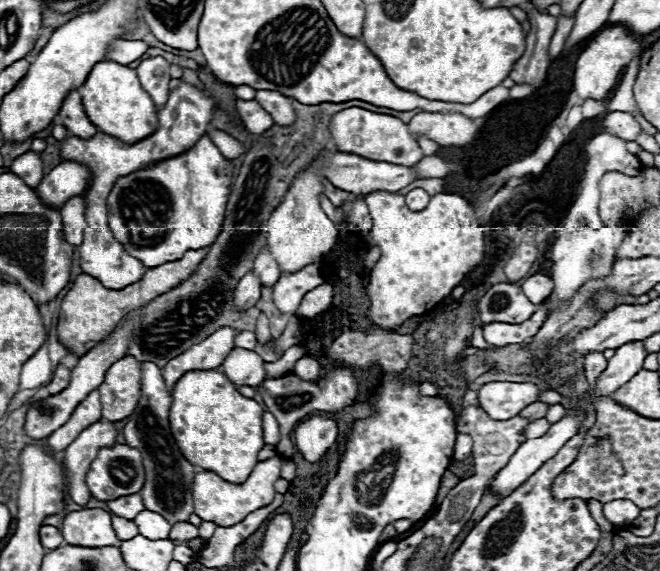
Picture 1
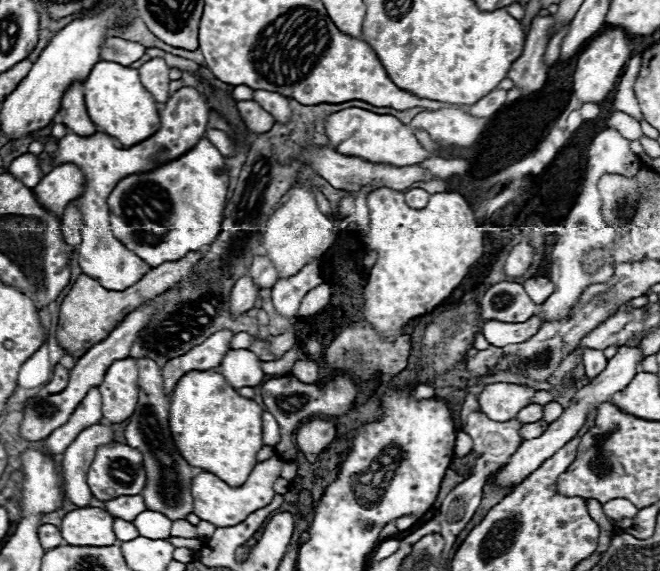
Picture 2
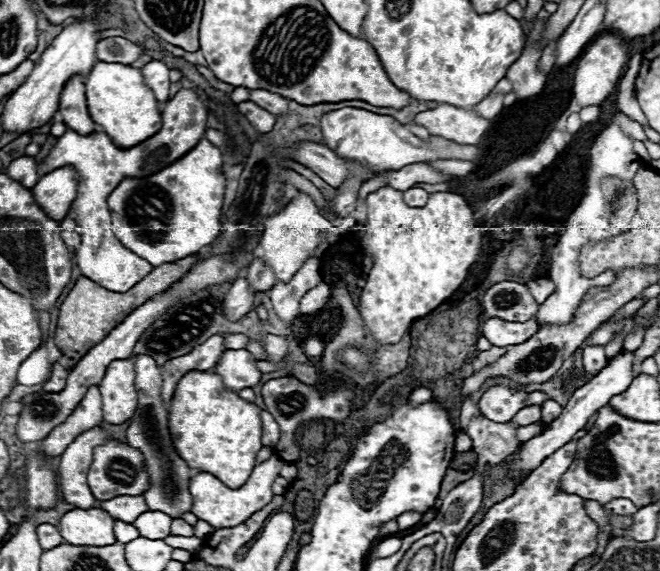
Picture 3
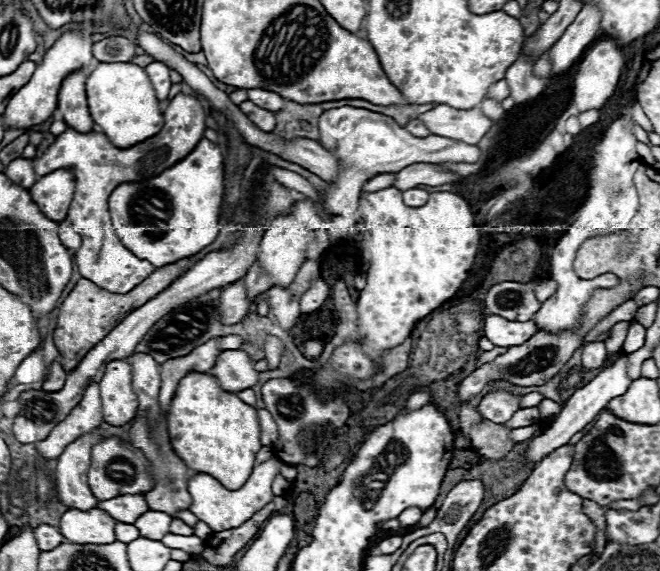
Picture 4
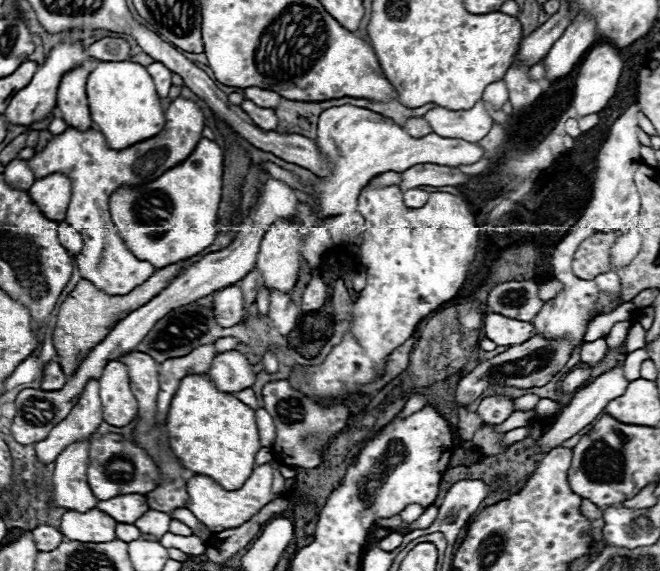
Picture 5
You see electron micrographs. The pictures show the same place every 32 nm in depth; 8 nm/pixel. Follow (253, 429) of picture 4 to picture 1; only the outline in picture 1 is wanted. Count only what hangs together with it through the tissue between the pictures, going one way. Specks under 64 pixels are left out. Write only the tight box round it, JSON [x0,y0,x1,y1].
[170,370,264,484]

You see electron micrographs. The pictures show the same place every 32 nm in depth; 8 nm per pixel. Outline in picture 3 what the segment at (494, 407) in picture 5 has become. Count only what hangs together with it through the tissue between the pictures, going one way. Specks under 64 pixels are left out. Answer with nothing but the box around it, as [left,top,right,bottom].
[480,386,530,422]

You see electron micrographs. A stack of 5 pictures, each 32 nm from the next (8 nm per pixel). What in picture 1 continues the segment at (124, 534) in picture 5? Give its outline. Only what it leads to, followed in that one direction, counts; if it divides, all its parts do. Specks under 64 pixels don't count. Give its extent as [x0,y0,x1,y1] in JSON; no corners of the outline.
[112,516,138,540]

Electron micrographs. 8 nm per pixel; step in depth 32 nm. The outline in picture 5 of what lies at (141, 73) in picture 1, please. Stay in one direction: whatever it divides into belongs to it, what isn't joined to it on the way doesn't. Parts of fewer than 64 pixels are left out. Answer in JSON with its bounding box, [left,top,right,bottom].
[146,62,172,98]

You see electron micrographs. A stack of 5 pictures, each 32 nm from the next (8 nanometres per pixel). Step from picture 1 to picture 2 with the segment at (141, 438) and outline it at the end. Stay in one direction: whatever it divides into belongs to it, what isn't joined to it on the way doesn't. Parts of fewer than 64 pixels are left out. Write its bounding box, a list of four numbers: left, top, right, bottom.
[124,360,194,522]

